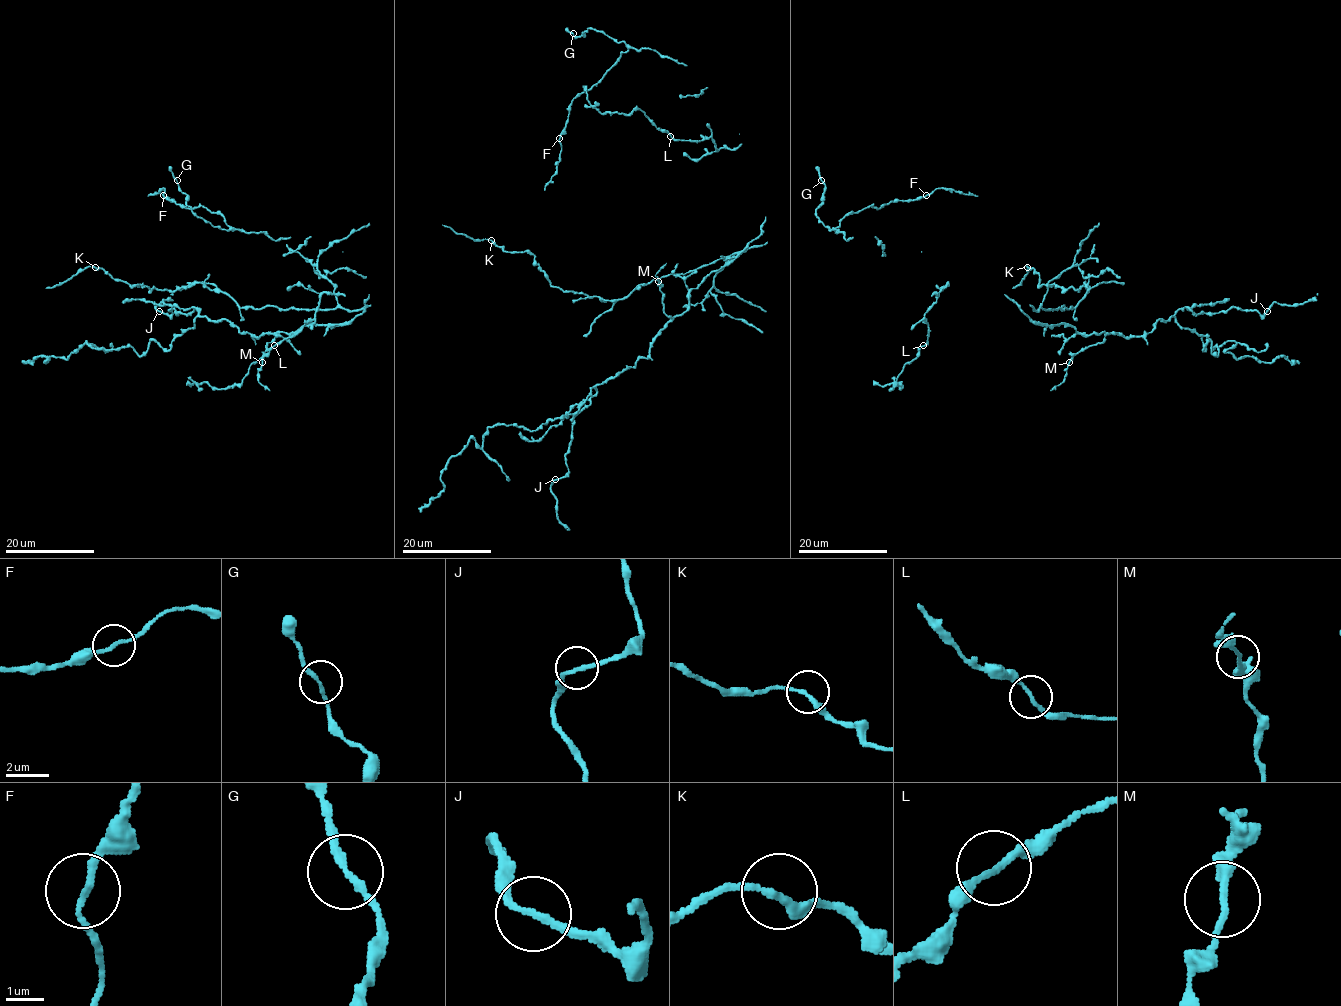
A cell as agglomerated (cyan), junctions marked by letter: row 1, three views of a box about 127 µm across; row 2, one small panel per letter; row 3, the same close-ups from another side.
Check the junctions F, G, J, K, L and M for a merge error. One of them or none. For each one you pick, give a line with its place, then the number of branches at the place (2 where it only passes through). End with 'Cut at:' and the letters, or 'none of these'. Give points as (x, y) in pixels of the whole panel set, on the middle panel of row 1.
Cut at: none of these

